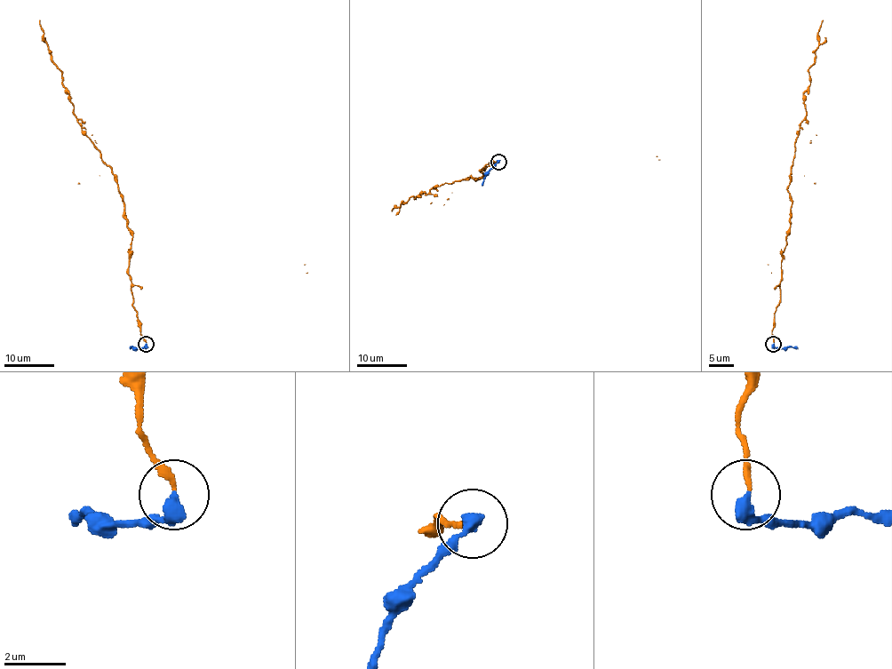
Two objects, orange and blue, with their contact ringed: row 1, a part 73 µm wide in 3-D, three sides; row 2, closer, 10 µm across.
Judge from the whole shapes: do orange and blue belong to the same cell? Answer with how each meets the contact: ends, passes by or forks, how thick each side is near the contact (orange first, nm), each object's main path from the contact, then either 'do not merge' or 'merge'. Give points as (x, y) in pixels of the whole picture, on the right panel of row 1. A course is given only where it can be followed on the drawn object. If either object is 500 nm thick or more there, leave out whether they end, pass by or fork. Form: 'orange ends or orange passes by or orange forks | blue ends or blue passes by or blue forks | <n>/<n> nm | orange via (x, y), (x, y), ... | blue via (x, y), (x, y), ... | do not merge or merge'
orange ends | blue ends | 200/460 nm | orange via (774, 343), (790, 226), (790, 168), (823, 20) | blue via (773, 343), (779, 348), (798, 348) | do not merge

